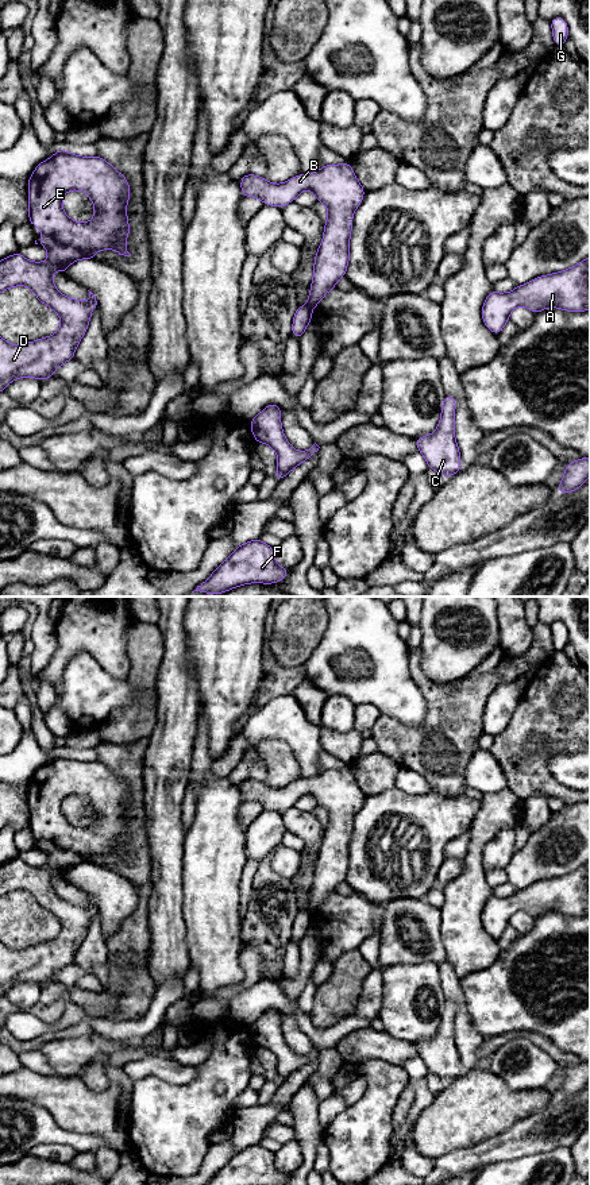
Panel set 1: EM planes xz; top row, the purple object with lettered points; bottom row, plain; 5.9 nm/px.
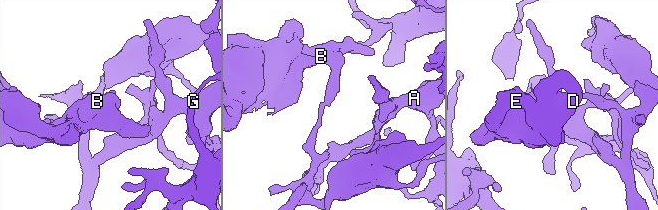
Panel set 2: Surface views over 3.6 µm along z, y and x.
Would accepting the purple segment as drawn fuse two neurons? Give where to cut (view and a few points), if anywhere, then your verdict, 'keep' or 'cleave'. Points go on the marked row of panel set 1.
cut xz (307, 304), (311, 309); cleave

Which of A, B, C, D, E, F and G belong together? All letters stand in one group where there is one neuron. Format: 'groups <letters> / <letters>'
groups A C F G / B D E

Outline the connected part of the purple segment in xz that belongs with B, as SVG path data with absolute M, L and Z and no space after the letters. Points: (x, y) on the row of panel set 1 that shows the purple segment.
M351 163L325 165L315 173L298 174L284 184L273 184L250 173L240 178L240 188L244 198L258 197L263 205L278 208L296 201L302 190L312 190L316 200L328 208L306 301L311 309L316 308L346 275L348 266L352 215L362 204L366 192L354 174Z

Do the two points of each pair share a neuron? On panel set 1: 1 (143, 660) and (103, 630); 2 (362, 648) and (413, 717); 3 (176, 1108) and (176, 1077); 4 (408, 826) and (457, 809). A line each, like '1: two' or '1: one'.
1: two
2: one
3: two
4: one

